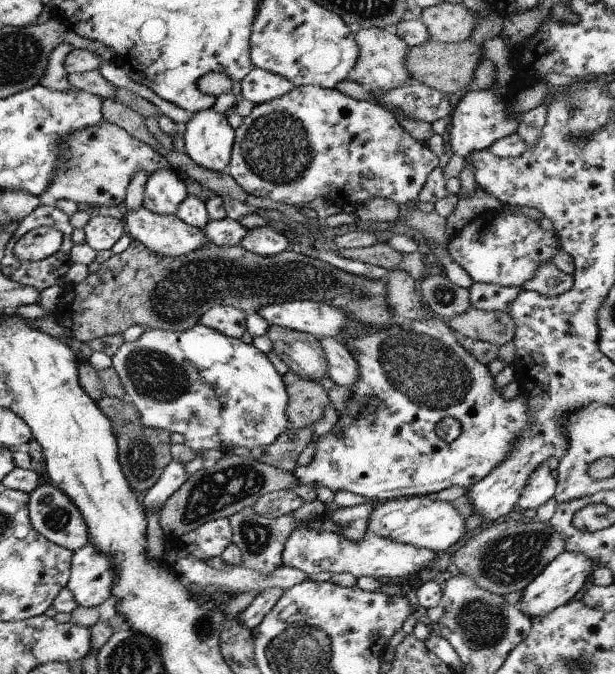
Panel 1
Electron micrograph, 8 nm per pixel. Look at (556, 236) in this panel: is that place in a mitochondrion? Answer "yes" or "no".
no

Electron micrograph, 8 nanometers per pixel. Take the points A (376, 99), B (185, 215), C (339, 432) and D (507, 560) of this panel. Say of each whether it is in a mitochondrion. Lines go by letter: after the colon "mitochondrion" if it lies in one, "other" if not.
A: other
B: other
C: other
D: mitochondrion

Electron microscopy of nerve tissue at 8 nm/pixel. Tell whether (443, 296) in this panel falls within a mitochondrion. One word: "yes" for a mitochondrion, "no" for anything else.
yes

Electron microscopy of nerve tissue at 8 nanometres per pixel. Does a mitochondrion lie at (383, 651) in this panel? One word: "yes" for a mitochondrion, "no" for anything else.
no

